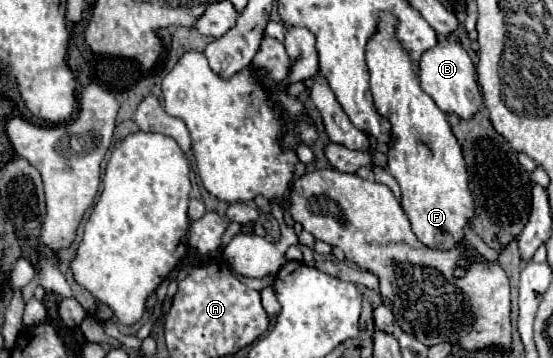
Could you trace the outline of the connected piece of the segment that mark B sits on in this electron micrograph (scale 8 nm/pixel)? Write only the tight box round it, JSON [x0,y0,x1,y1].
[419,34,483,120]

